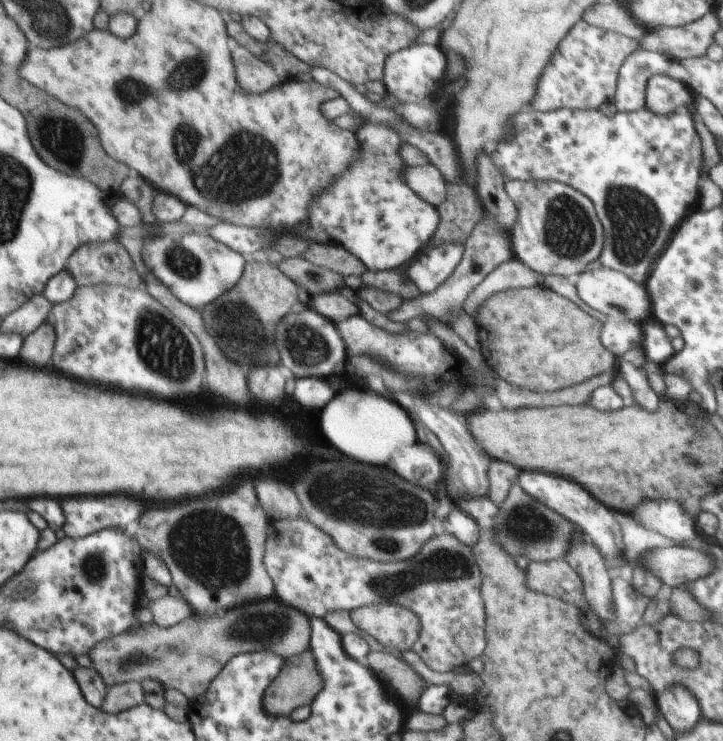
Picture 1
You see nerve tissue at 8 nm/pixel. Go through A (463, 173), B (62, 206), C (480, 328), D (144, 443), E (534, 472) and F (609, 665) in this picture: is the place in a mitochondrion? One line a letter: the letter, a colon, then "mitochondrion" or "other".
A: other
B: other
C: other
D: other
E: other
F: other

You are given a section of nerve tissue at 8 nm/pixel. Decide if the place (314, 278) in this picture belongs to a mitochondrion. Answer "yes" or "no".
yes

